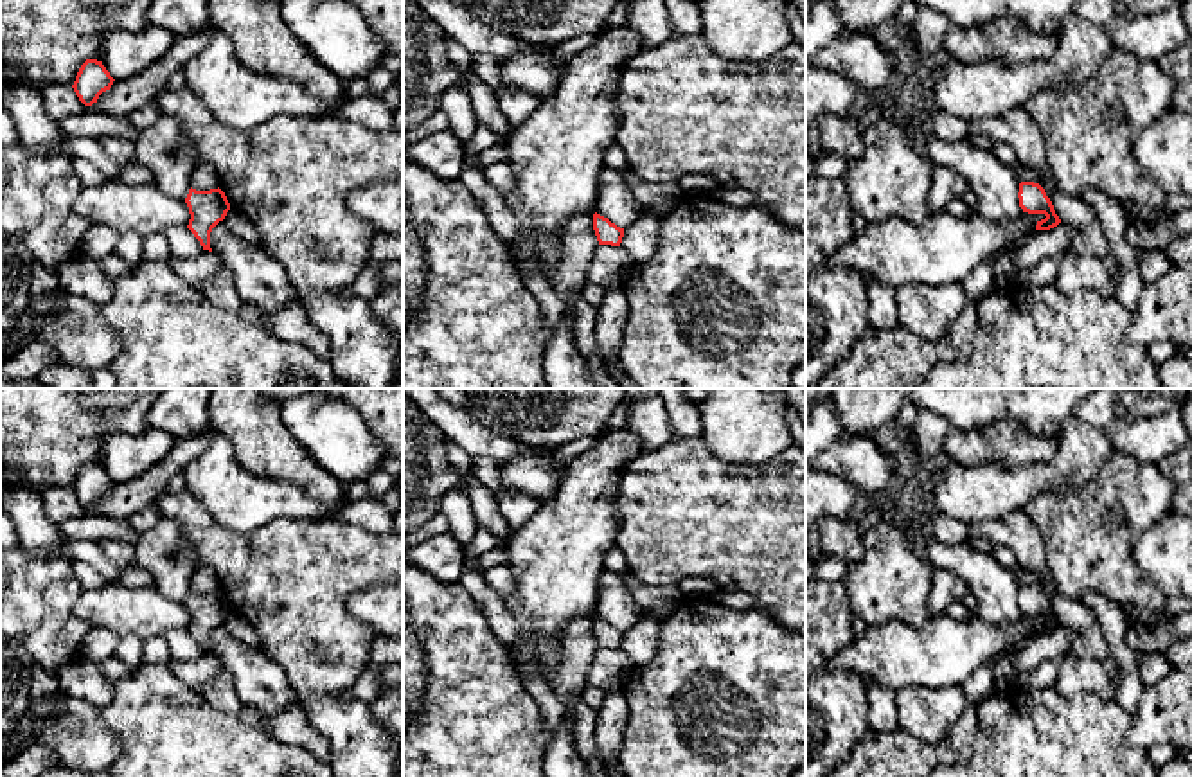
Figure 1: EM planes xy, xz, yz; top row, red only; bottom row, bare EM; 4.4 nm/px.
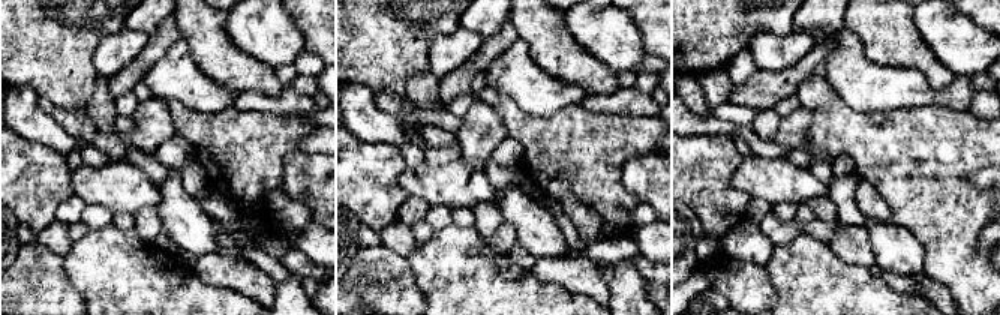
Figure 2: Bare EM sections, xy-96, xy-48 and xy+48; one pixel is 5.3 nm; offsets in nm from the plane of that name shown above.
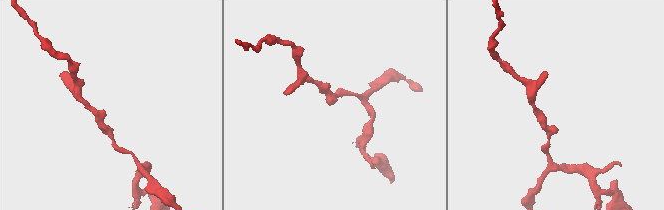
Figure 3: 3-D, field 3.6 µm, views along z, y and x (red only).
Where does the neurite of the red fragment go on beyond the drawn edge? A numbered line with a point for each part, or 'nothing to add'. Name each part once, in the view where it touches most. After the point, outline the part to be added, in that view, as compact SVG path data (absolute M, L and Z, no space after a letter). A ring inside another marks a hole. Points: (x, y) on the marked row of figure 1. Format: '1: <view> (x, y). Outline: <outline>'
nothing to add

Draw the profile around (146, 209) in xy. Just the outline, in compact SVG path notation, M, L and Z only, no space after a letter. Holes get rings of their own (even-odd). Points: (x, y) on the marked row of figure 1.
M120 180L83 187L74 210L117 234L135 232L142 237L187 227L191 219L187 203L167 196L156 183L128 185Z

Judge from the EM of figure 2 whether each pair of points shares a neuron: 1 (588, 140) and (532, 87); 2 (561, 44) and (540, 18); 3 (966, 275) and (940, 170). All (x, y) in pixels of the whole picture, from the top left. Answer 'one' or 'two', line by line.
1: two
2: one
3: one

